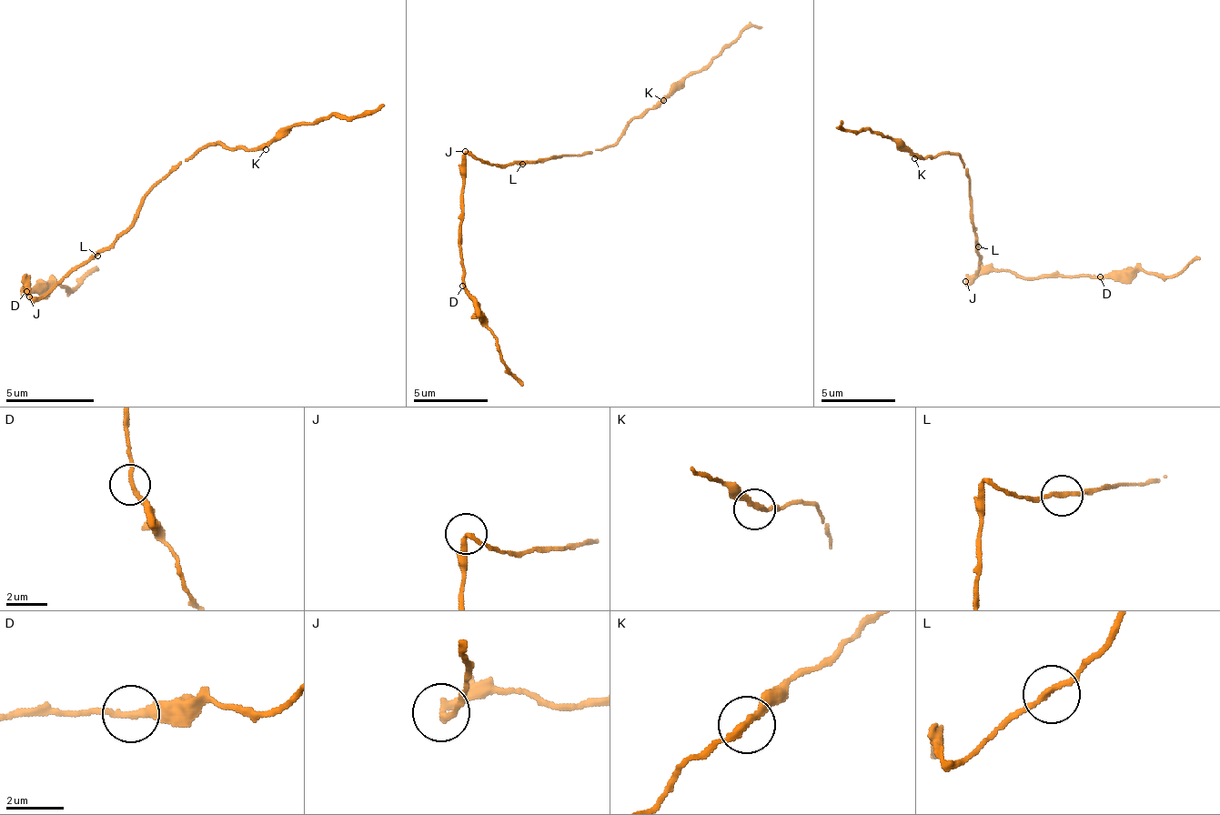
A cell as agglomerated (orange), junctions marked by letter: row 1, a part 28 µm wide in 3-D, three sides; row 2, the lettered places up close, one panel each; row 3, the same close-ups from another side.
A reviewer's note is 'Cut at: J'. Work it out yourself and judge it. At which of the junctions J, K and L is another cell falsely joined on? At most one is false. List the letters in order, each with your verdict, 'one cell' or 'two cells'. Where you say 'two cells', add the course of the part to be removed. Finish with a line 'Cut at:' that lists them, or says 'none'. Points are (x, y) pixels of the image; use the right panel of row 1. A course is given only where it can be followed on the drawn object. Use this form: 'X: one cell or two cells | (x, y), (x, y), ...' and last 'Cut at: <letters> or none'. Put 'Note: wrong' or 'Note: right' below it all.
J: two cells | (966, 280), (1003, 269), (1023, 276), (1134, 276), (1144, 269), (1174, 276), (1201, 258)
K: one cell
L: one cell
Cut at: J
Note: right

